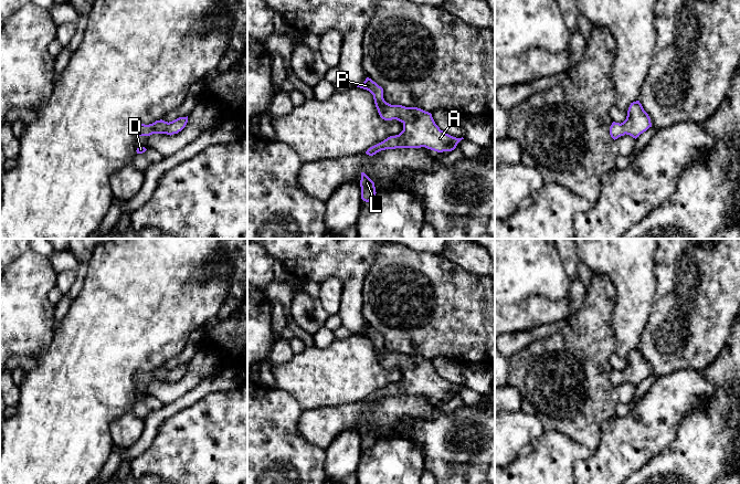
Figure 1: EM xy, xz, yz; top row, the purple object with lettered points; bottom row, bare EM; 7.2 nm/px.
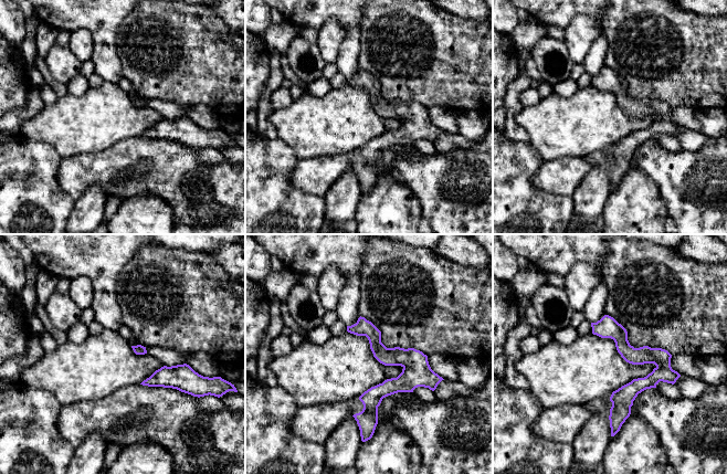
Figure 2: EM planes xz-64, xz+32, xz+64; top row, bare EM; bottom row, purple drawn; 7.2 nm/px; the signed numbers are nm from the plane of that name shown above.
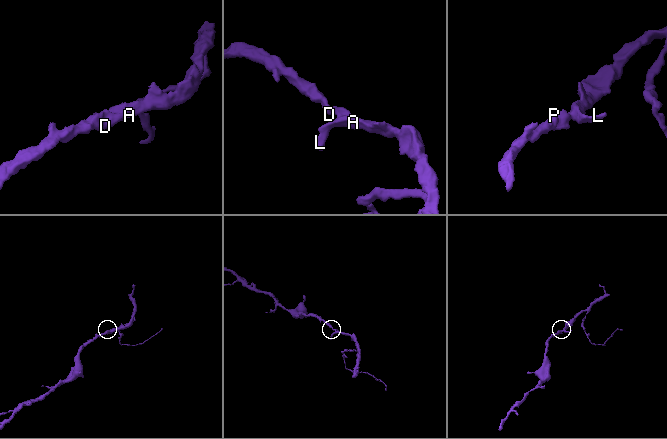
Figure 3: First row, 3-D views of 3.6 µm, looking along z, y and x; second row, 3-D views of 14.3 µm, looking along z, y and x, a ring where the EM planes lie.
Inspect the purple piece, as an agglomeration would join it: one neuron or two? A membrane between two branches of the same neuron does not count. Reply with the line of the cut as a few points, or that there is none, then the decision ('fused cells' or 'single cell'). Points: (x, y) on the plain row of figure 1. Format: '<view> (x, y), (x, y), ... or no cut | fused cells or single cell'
no cut | single cell

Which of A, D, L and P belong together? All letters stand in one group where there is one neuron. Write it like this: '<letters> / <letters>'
A D L P

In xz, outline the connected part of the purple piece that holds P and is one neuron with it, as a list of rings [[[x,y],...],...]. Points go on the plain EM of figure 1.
[[[369,325],[357,335],[367,337],[373,343],[376,355],[382,367],[397,367],[403,371],[403,378],[399,382],[390,383],[370,394],[366,399],[369,403],[373,403],[381,398],[395,396],[425,394],[437,400],[452,399],[464,387],[463,385],[453,385],[441,378],[429,359],[417,355],[387,350],[383,346],[383,336]]]

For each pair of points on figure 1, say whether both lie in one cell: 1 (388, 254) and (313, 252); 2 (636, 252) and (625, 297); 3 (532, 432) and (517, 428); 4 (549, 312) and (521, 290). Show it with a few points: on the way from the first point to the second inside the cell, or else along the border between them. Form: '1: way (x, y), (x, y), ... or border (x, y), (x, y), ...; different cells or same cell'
1: border (377, 250), (374, 261), (365, 279); different cells
2: way (633, 263), (633, 286); same cell
3: way (529, 429), (520, 429); same cell
4: border (556, 300), (530, 295), (506, 304); different cells

